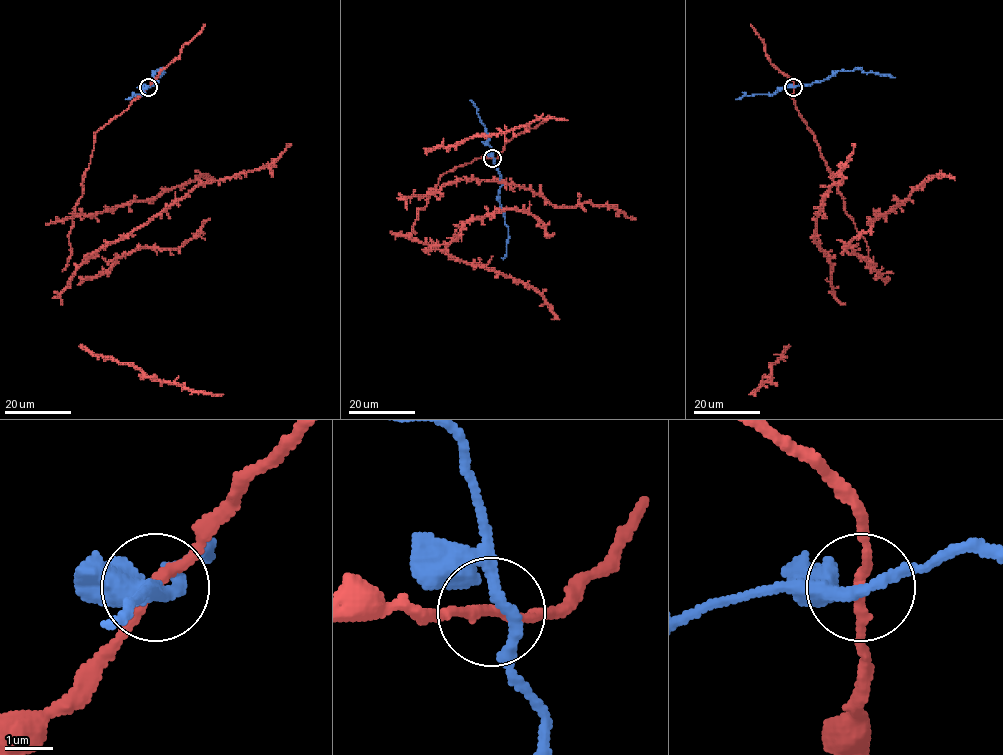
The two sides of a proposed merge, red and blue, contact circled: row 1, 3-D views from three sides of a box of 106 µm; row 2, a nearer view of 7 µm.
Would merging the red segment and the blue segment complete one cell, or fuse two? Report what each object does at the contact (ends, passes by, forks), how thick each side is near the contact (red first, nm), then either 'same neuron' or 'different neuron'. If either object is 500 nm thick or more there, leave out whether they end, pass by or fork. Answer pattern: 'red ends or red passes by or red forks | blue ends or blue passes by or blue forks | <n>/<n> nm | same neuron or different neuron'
red passes by | blue passes by | 240/240 nm | different neuron

